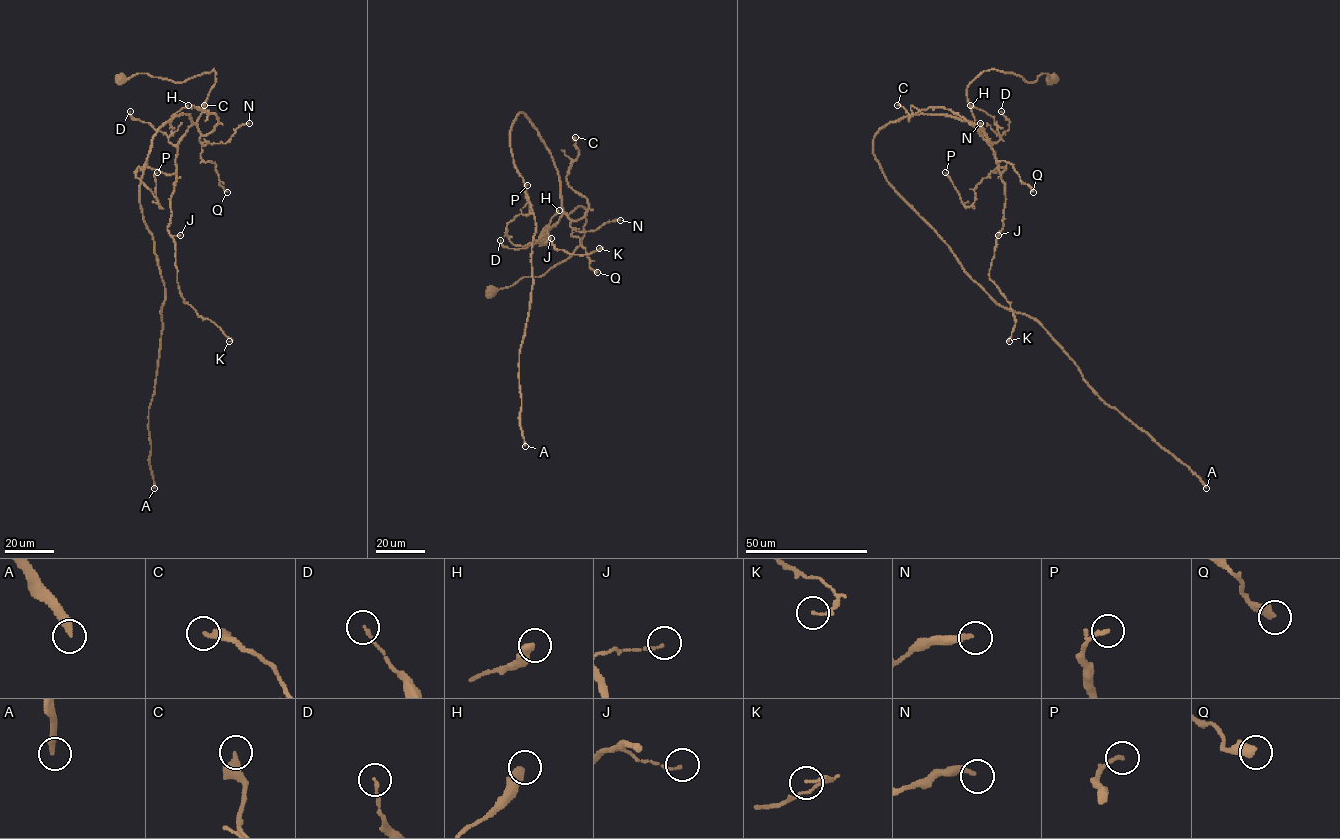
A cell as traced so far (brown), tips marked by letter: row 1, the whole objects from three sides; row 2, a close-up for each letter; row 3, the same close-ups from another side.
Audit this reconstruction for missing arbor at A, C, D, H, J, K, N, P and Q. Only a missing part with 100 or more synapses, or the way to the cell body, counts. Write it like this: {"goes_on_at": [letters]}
{"goes_on_at": ["A"]}

